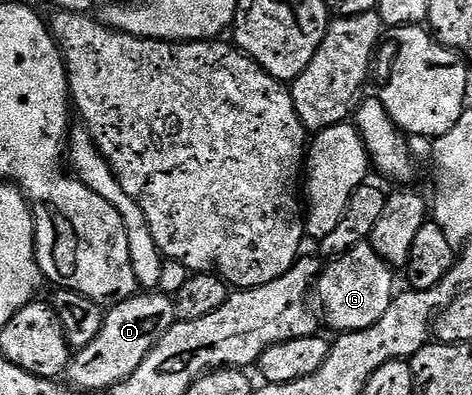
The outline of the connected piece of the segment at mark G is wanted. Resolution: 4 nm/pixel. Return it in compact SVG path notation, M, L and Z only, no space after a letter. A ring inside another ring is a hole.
M369 243L357 245L343 256L330 260L322 268L315 286L316 296L321 296L320 308L323 310L324 320L326 317L341 333L370 329L376 321L383 319L383 315L395 300L393 273L394 270Z

